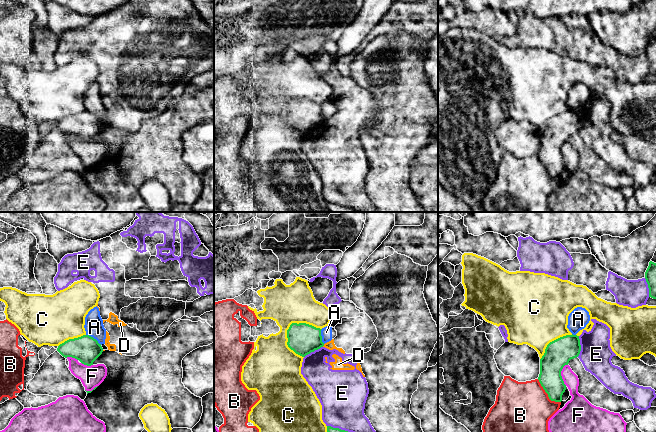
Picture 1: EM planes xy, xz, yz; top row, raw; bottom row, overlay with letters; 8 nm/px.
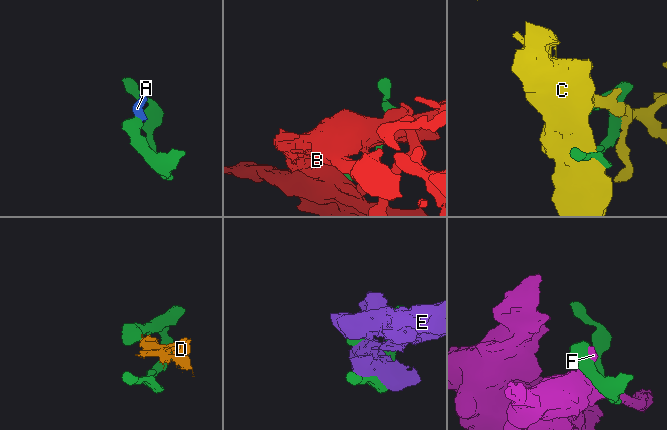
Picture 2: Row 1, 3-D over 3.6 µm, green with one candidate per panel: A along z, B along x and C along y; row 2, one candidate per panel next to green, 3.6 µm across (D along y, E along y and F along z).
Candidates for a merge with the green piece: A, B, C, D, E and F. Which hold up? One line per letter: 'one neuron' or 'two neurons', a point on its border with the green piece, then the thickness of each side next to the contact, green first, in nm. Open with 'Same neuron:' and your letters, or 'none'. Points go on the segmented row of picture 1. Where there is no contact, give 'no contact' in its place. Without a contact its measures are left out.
Same neuron: none
A: two neurons; contact xy (93, 338); calibres 220 and 150 nm
B: two neurons; contact yz (547, 393); calibres 190 and 400 nm
C: two neurons; contact xz (296, 323); calibres 240 and 320 nm
D: two neurons; contact xz (323, 345); calibres 240 and 70 nm
E: two neurons; contact yz (580, 346); calibres 220 and 260 nm
F: two neurons; contact yz (560, 375); calibres 220 and 120 nm

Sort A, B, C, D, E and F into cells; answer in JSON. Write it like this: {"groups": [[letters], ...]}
{"groups": [["A", "D", "E"], ["B"], ["C"], ["F"]]}

